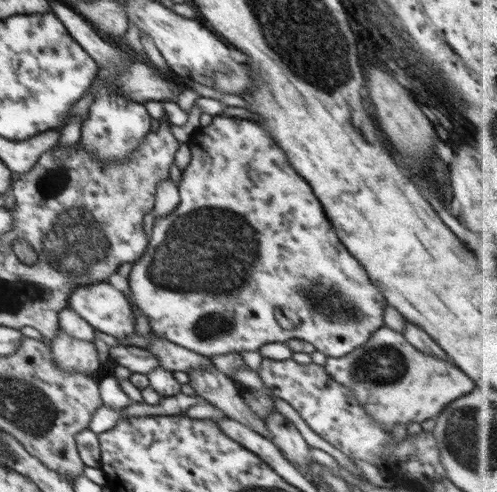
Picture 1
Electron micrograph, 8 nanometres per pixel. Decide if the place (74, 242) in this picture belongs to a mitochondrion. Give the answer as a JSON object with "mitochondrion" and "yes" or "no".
{"mitochondrion":"yes"}

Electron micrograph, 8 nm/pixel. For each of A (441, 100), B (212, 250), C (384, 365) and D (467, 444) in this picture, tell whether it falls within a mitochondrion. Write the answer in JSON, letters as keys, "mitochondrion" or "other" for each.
{"A":"other","B":"mitochondrion","C":"mitochondrion","D":"mitochondrion"}

